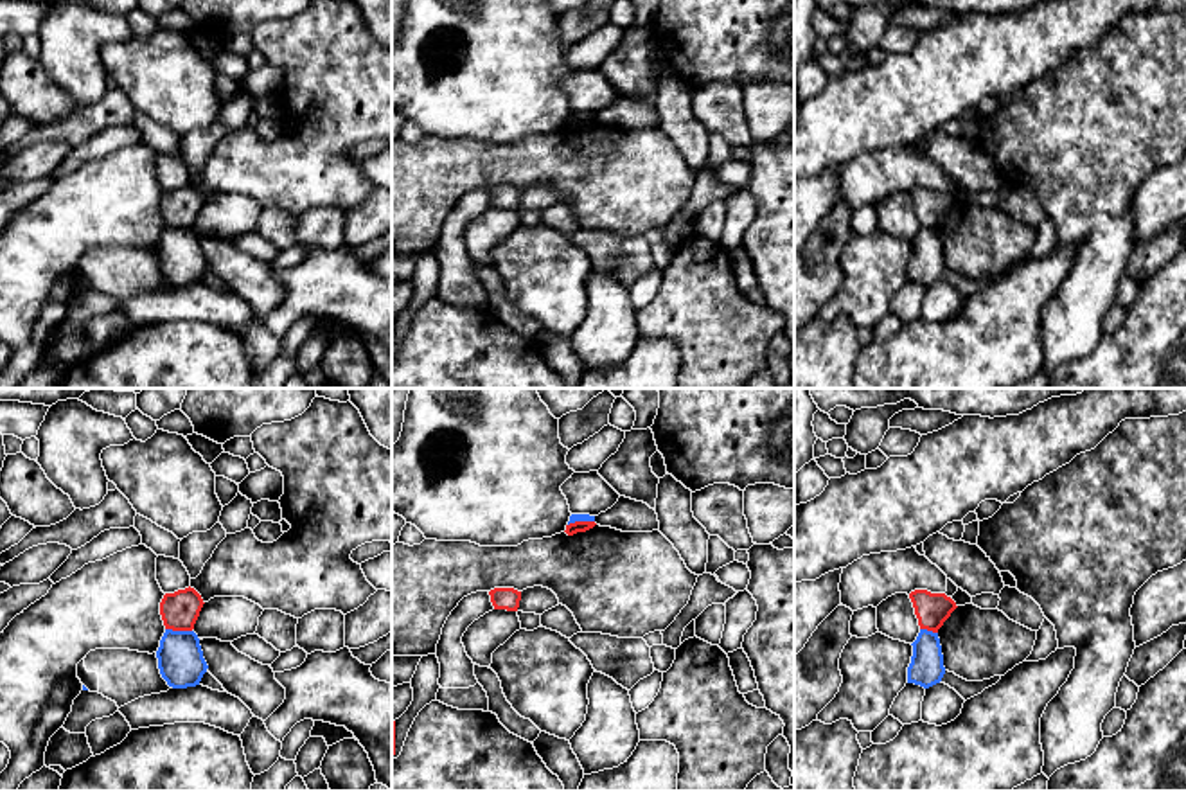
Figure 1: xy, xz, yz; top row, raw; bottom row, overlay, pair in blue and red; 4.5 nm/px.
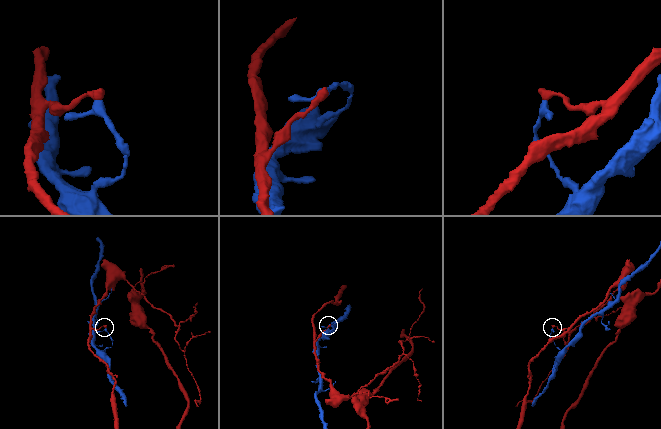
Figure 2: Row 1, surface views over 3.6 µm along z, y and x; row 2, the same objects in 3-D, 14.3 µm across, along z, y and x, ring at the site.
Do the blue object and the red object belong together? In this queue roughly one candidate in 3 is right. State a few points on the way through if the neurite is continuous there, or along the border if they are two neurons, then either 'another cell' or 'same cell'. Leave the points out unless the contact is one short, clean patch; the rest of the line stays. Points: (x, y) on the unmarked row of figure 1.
along xy (166, 225), (191, 229) | another cell

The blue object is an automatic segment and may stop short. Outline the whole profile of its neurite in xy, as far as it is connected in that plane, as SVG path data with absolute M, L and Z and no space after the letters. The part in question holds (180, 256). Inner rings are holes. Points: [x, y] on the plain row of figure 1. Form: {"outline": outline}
{"outline": "M165 227L156 255L162 275L173 286L199 282L208 266L194 228Z"}

